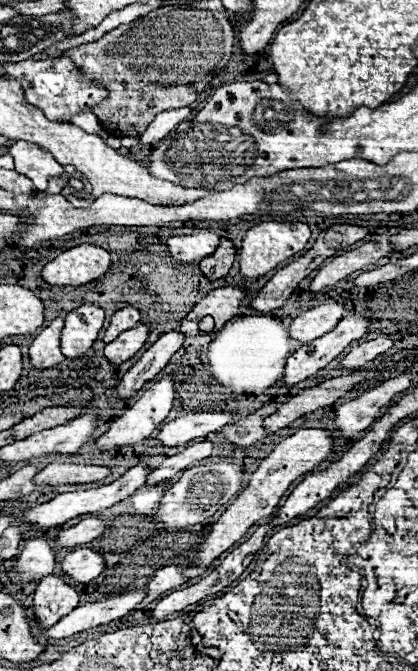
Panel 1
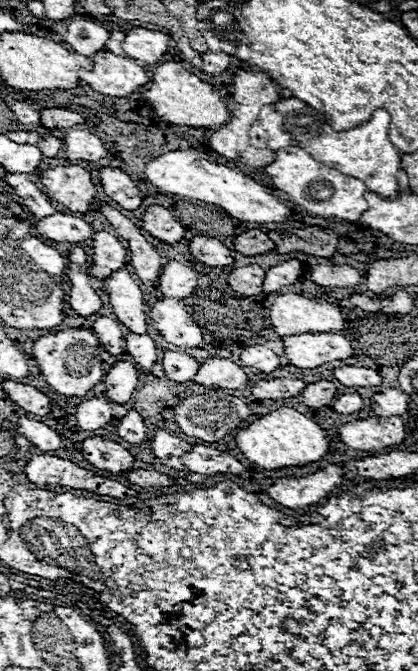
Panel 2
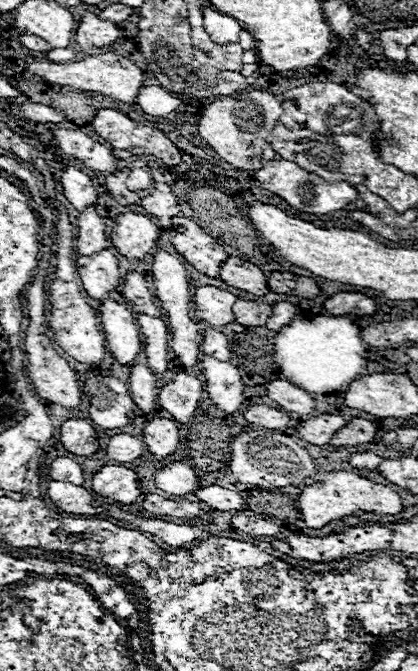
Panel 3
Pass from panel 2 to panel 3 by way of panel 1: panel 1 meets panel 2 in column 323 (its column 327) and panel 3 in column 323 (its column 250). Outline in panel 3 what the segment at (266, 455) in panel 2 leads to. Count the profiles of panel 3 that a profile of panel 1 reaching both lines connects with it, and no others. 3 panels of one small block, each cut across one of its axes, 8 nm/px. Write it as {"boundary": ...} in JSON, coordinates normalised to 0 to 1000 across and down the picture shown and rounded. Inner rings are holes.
{"boundary":[[[794,700],[766,718],[722,727],[722,733],[713,736],[713,757],[718,757],[737,787],[770,787],[770,784],[789,781],[794,775],[813,775],[813,772],[847,766],[856,760],[885,763],[885,766],[909,766],[909,769],[957,766],[962,745],[943,730],[933,730],[919,721],[904,721],[904,718],[871,712],[871,709],[856,709],[847,703]]]}

